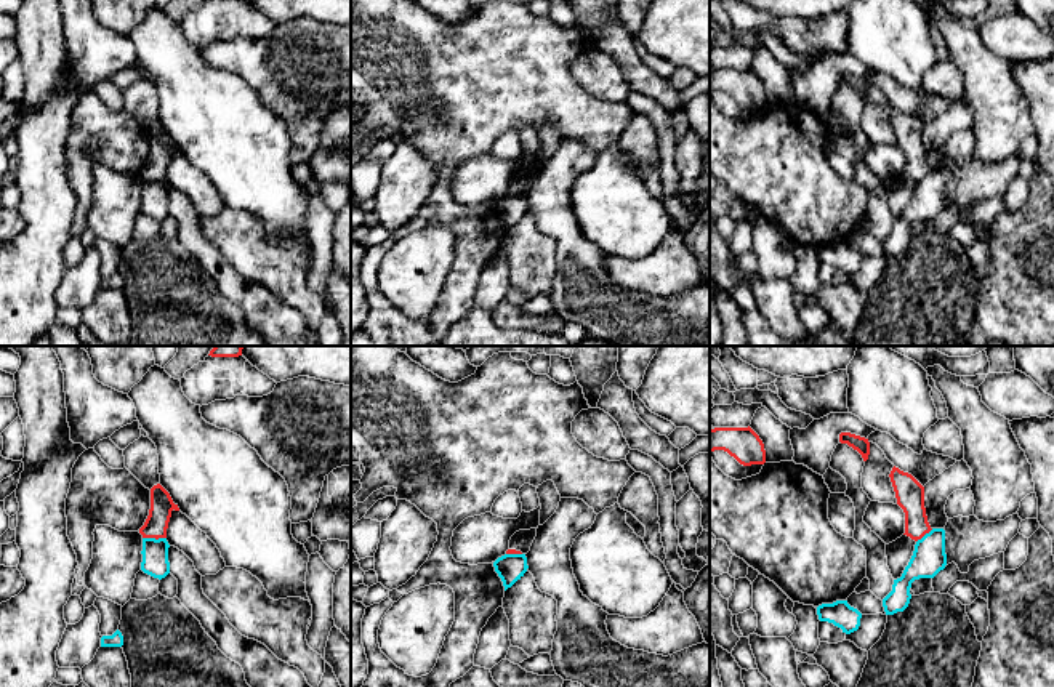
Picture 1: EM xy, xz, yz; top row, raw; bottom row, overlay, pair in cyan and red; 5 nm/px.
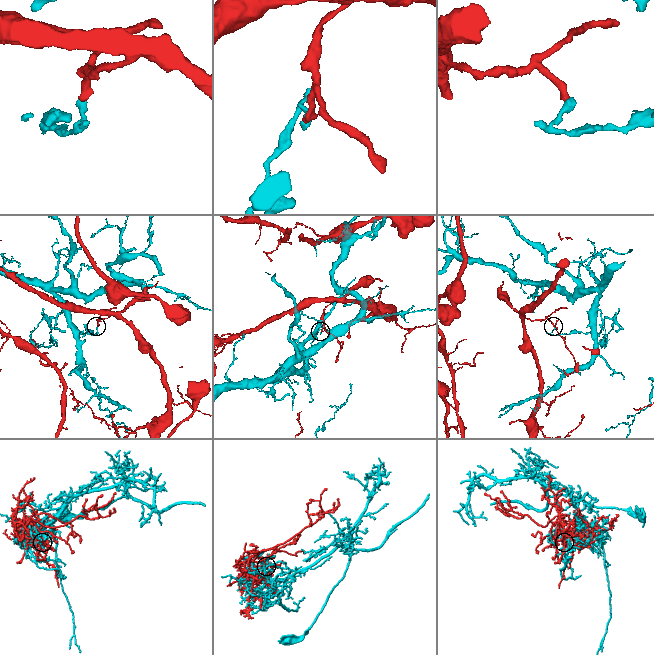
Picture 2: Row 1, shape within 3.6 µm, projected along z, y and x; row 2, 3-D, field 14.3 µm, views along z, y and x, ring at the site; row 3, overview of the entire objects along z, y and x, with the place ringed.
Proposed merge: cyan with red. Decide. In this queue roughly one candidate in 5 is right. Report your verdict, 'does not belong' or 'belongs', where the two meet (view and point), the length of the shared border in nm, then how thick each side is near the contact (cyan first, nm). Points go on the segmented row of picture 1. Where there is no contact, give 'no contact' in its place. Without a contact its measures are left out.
does not belong | xy (154, 538) | 120 nm | 130/120 nm

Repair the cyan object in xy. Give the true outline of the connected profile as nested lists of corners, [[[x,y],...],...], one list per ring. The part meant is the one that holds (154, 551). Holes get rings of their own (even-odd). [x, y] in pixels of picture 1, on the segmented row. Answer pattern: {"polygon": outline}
{"polygon": [[[143,538],[141,570],[154,578],[165,578],[170,573],[167,538]]]}

